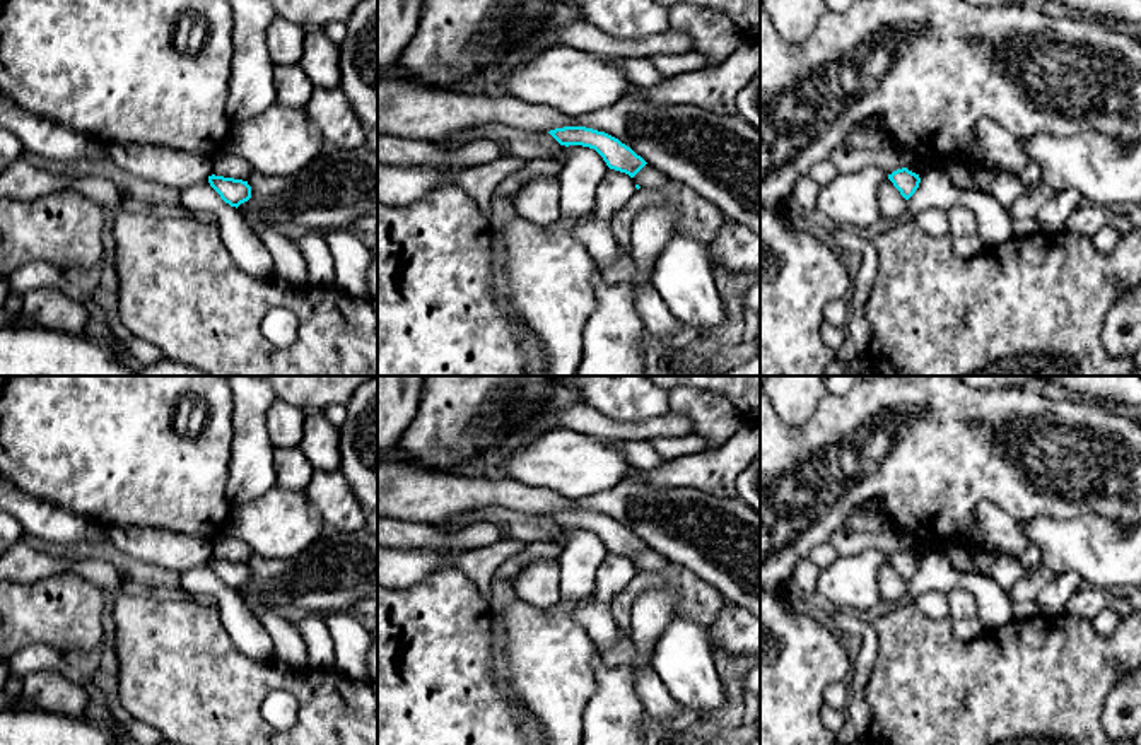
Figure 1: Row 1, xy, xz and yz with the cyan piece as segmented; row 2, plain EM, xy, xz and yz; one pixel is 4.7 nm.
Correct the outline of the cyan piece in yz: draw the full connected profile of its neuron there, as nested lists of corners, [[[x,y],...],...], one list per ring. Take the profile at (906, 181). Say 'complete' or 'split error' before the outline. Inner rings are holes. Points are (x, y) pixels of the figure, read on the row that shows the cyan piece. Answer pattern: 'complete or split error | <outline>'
complete | [[[907,167],[893,171],[892,174],[888,174],[888,179],[905,200],[909,200],[916,193],[921,183],[919,174],[909,171]]]

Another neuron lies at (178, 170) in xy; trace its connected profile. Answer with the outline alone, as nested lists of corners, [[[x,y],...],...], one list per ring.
[[[106,144],[108,161],[149,183],[183,191],[214,174],[212,161],[155,145]]]

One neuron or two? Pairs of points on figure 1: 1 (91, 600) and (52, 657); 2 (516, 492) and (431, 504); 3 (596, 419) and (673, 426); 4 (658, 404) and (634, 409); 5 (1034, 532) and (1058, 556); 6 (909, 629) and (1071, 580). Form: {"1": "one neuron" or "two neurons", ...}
{"1": "two neurons", "2": "one neuron", "3": "one neuron", "4": "one neuron", "5": "one neuron", "6": "two neurons"}

